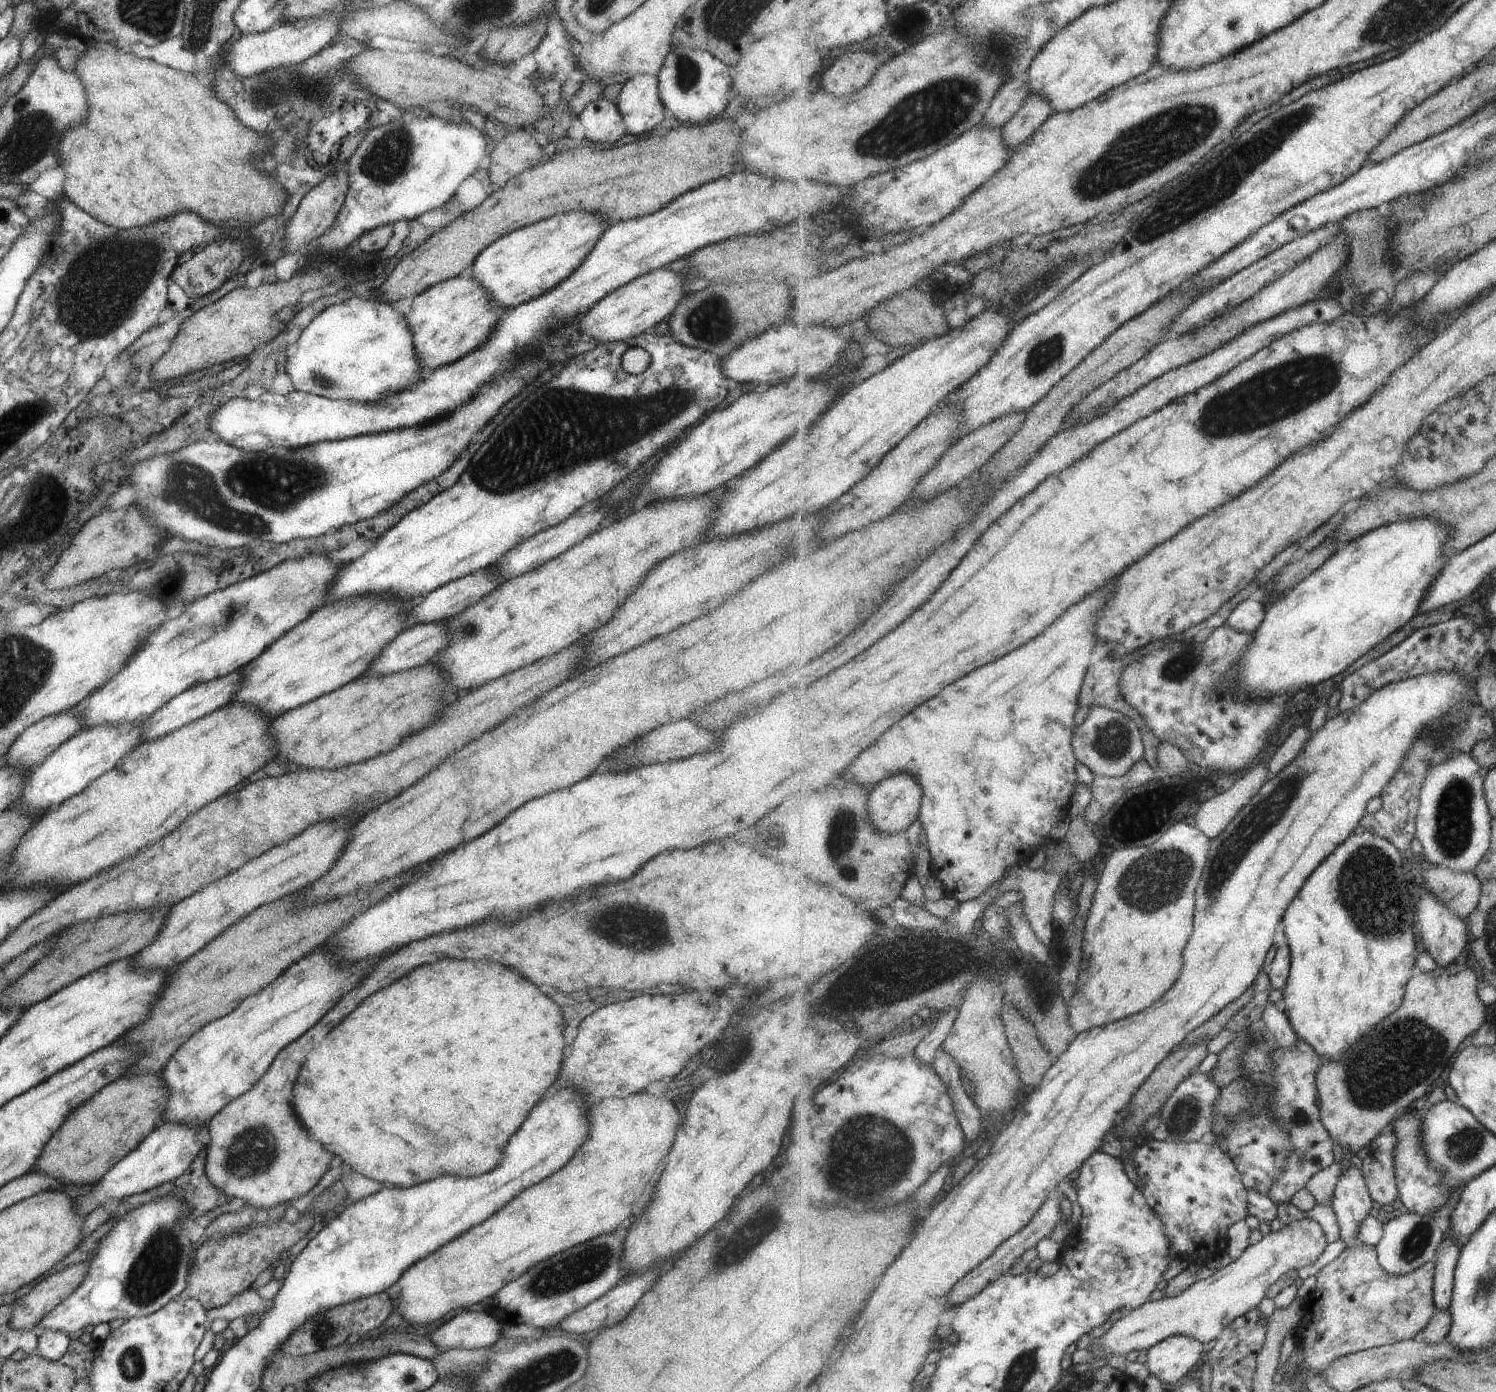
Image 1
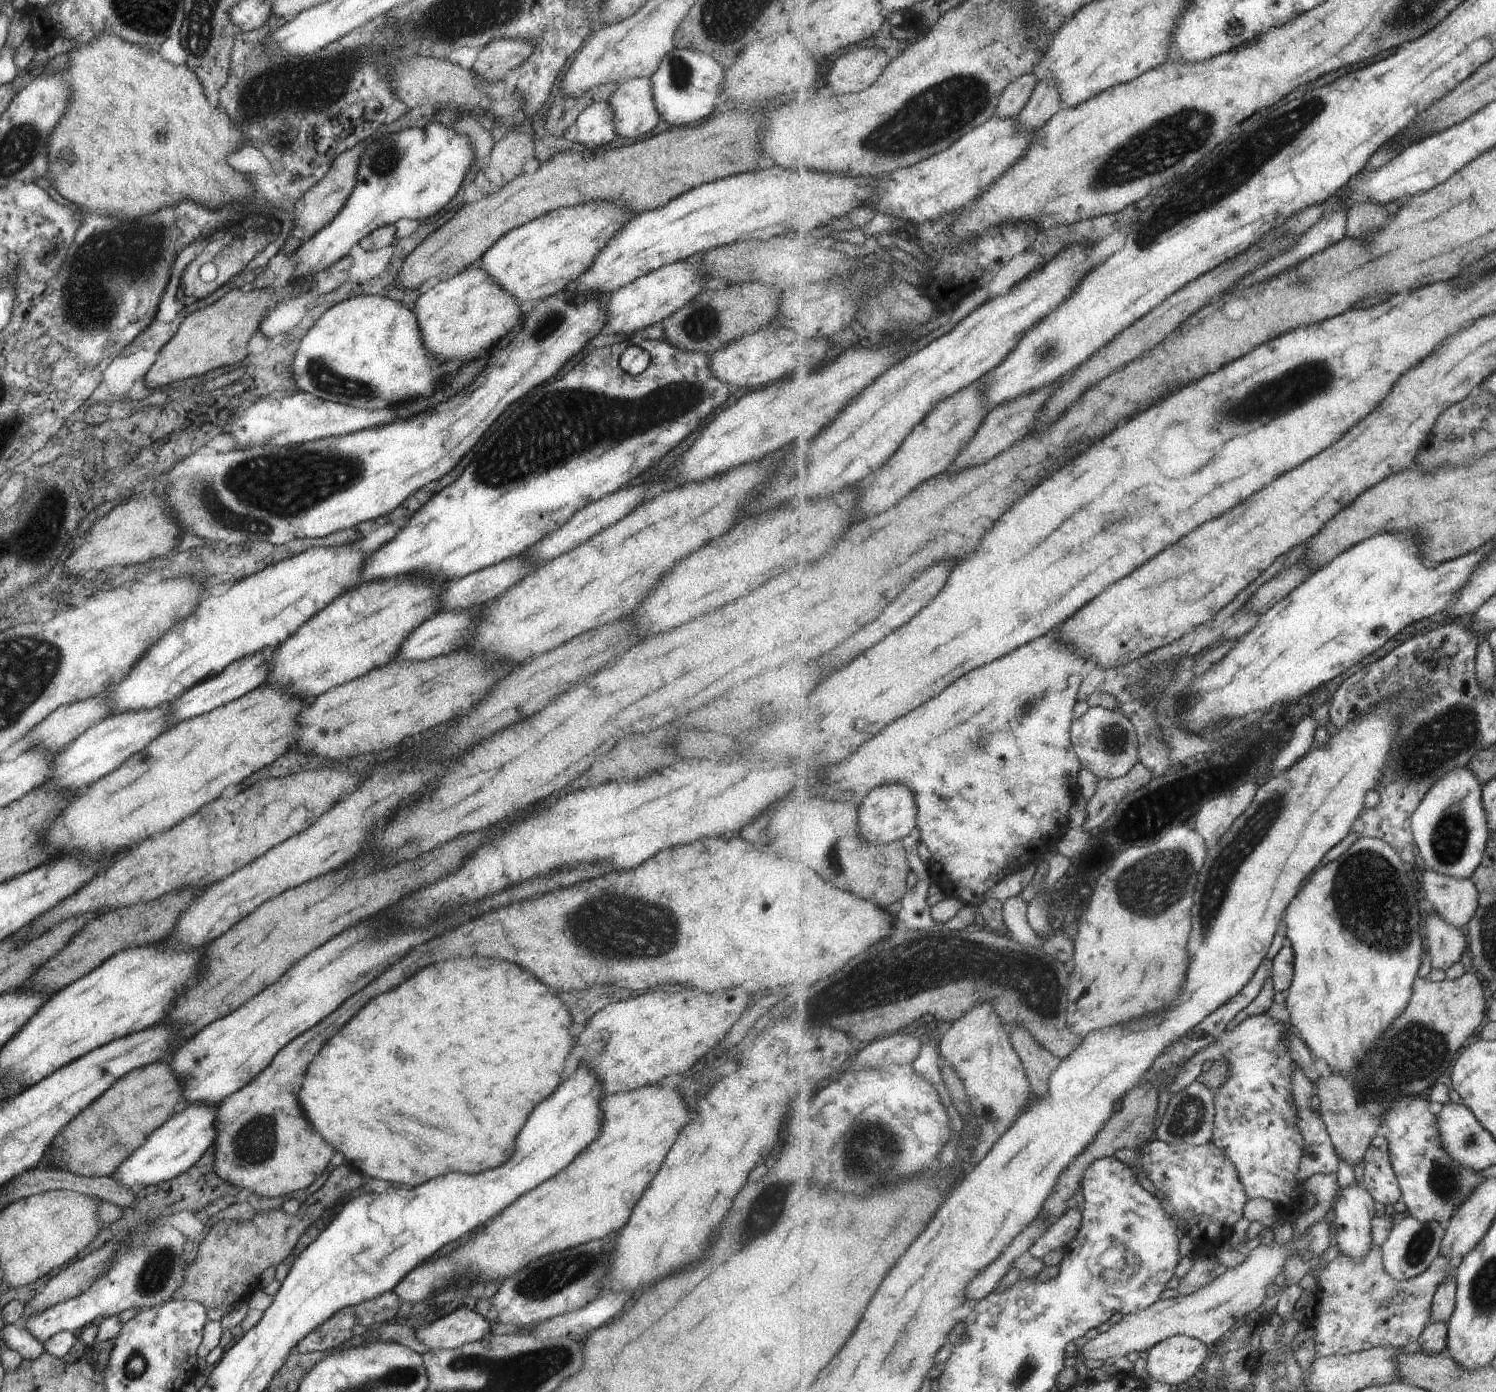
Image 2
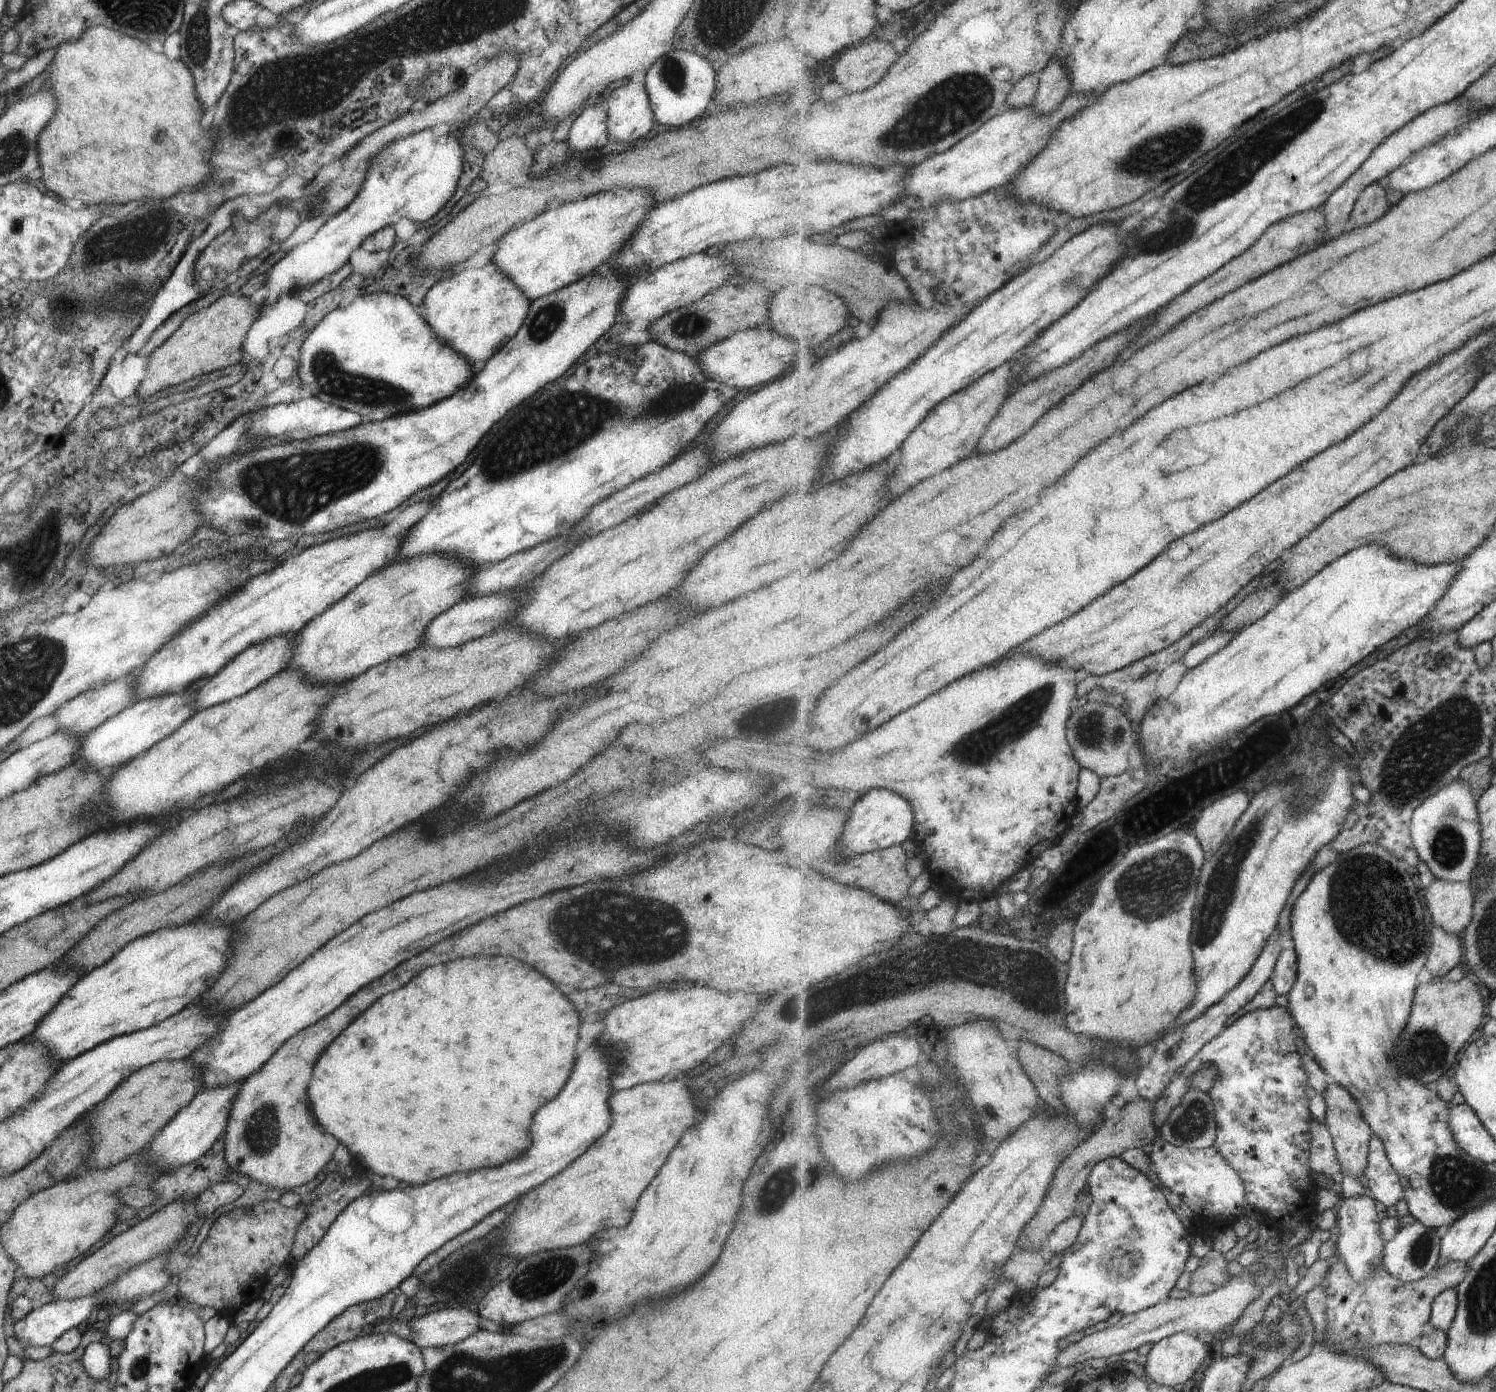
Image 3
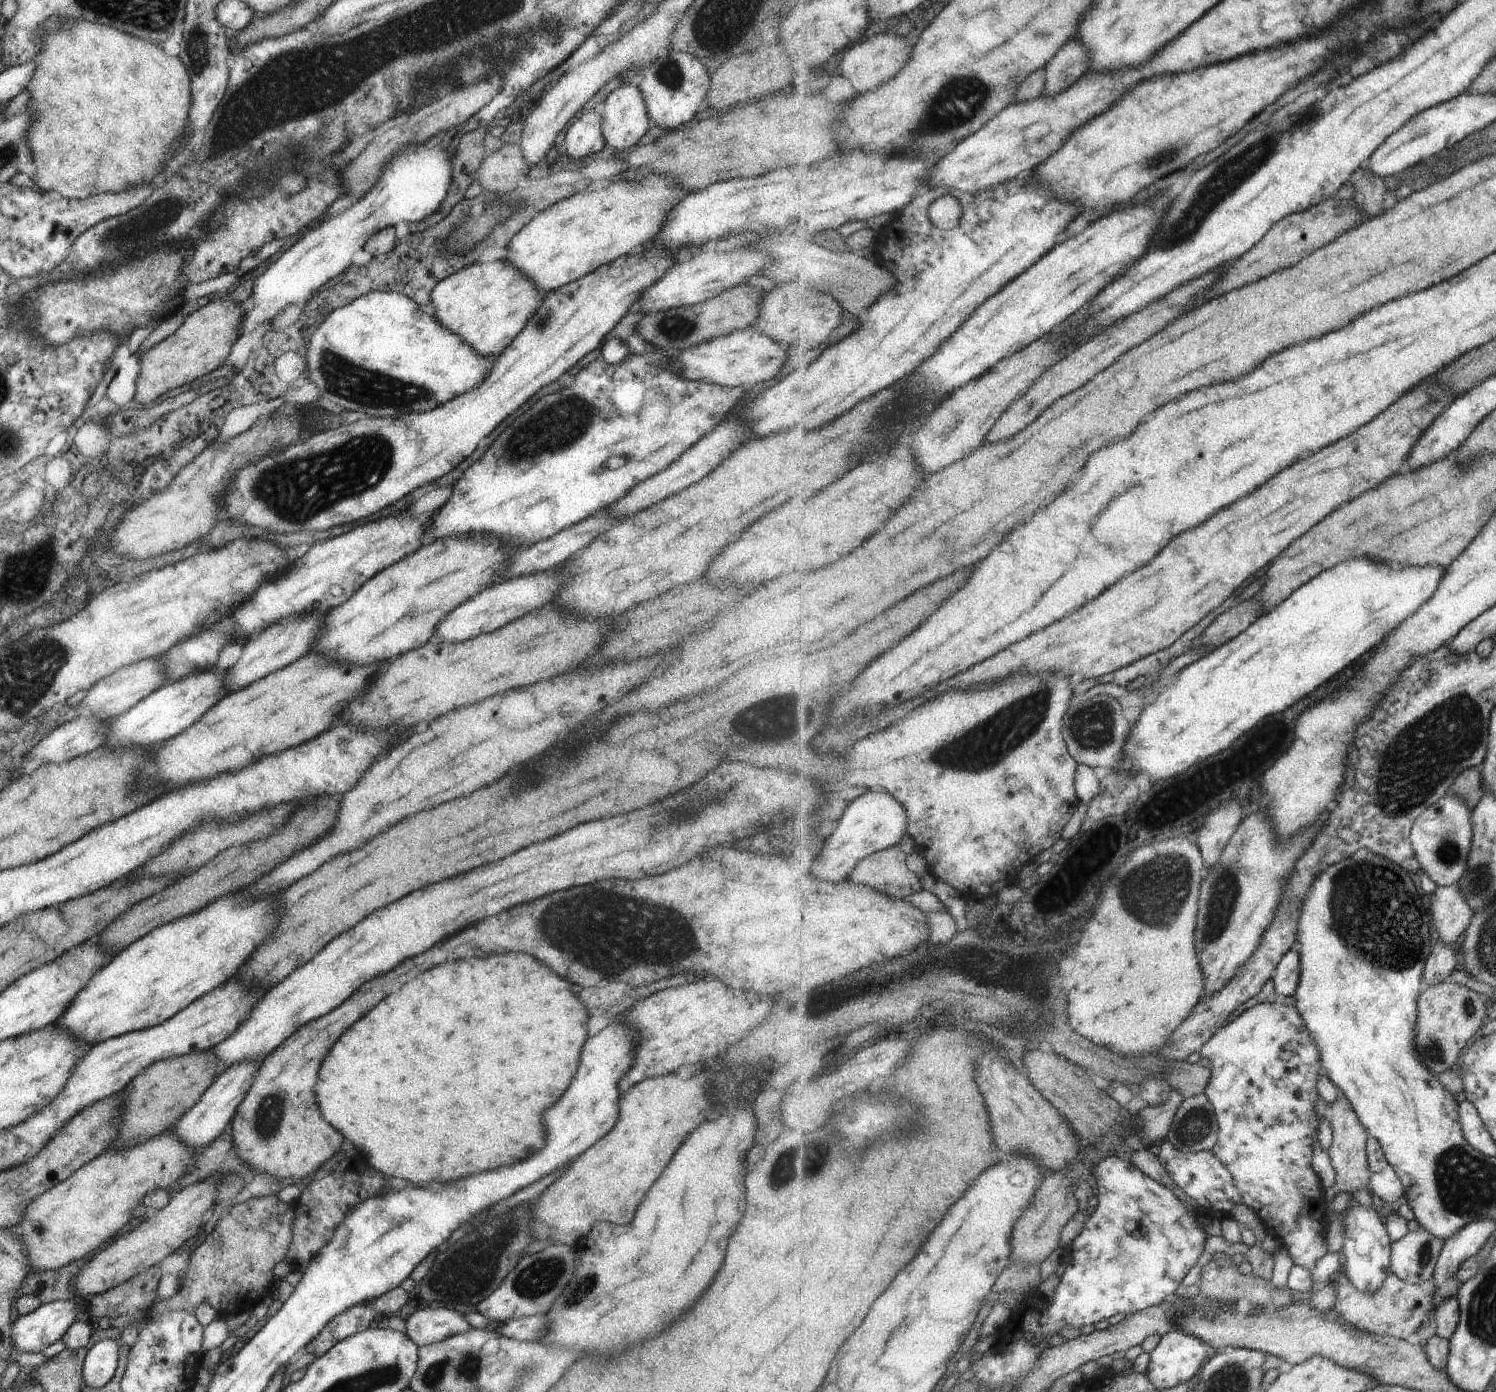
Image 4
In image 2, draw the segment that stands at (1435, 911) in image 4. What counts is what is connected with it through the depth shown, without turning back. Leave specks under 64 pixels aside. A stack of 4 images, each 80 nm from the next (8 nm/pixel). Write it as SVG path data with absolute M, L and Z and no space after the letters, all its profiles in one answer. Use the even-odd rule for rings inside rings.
M1426 869L1423 874L1427 904L1439 913L1449 924L1457 928L1468 926L1474 914L1479 908L1479 889L1471 879L1456 879L1447 875L1439 874L1431 869Z

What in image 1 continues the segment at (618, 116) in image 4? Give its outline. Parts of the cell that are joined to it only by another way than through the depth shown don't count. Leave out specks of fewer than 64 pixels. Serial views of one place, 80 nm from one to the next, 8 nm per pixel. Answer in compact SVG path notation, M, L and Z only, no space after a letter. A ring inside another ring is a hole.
M635 75L621 82L615 104L621 115L626 134L643 134L661 124L667 116L658 97L656 75Z

